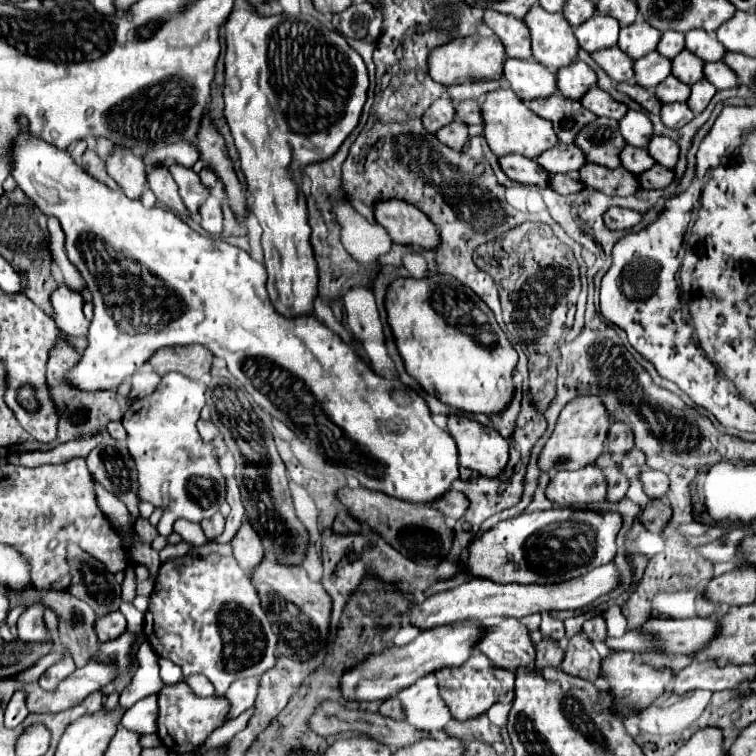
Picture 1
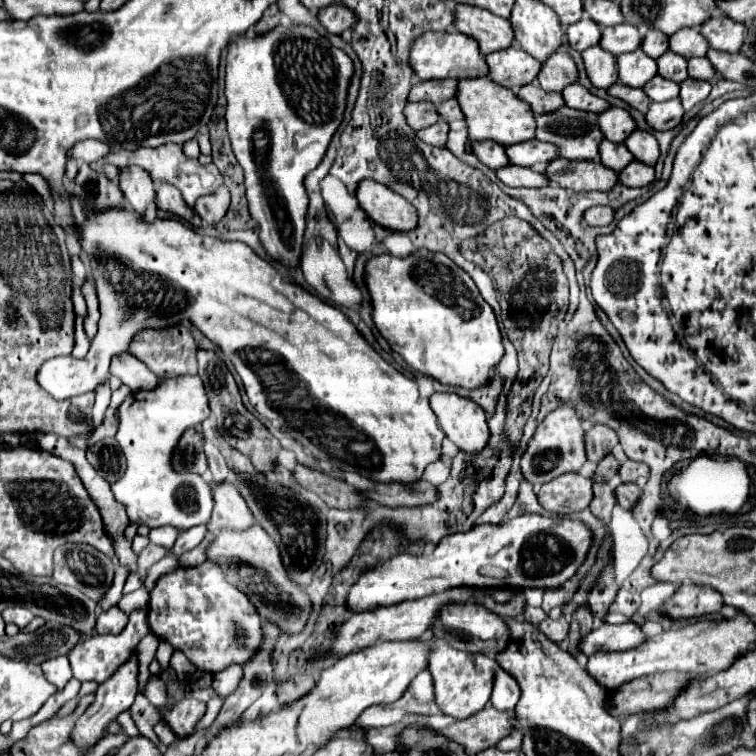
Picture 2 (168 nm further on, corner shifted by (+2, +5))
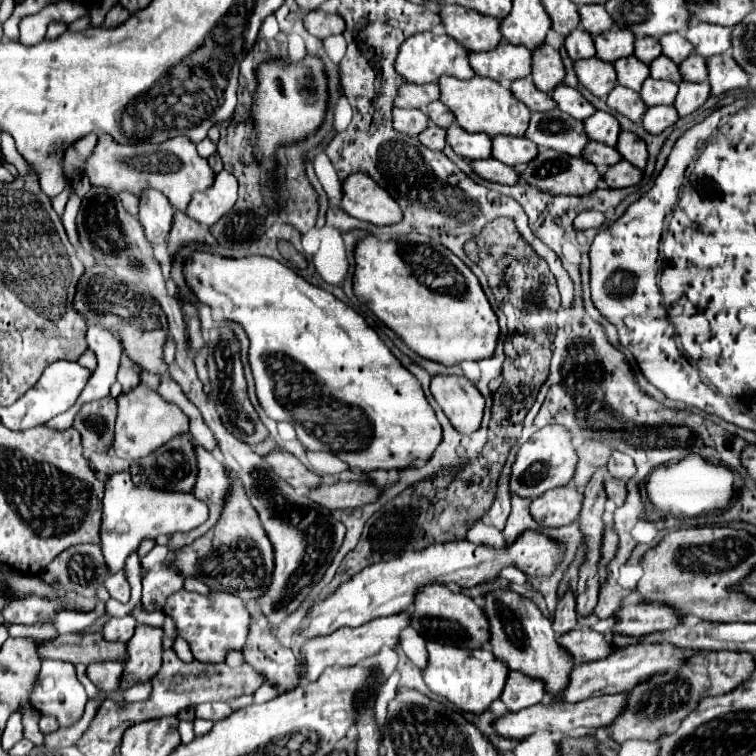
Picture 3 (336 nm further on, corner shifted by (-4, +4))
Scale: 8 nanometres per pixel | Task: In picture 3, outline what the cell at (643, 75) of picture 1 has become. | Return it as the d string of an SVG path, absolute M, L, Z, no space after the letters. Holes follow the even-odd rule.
M626 56L614 62L616 74L618 74L618 84L630 88L630 90L640 90L642 82L650 76L650 70L644 62L640 62L636 56Z

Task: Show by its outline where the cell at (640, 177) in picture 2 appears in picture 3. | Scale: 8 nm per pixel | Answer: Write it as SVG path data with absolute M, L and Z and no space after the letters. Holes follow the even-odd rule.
M618 162L616 166L608 166L606 172L602 174L602 180L610 188L628 188L634 186L642 180L642 170L630 166L630 162Z

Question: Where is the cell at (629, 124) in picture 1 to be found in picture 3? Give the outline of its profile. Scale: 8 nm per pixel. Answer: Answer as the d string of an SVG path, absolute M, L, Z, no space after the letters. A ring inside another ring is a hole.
M596 112L590 118L586 118L582 124L584 124L586 136L590 140L596 140L596 142L602 142L602 144L608 144L608 146L616 144L618 134L620 134L620 124L612 114Z

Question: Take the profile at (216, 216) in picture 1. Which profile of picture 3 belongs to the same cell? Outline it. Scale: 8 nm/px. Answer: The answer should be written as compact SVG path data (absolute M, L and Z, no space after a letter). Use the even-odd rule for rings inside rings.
M222 170L220 174L216 174L214 186L210 186L210 190L194 194L190 206L186 208L186 214L196 222L200 222L202 226L212 226L232 210L236 202L236 192L238 192L236 178L230 172Z

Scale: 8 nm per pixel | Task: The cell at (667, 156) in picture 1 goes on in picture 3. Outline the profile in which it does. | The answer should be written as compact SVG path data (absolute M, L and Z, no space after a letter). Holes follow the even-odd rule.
M620 132L618 136L618 142L614 146L618 150L618 154L630 162L632 166L636 168L644 168L646 166L646 158L648 158L648 152L646 152L646 144L632 132Z

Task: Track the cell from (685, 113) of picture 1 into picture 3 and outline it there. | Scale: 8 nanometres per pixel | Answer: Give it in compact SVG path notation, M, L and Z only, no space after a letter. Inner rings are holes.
M652 106L642 116L642 126L650 134L660 134L668 126L674 126L676 120L678 120L678 114L674 106Z

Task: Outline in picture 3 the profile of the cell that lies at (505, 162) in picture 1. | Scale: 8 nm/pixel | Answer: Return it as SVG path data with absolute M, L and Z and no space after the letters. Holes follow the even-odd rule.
M454 124L446 128L446 140L452 146L452 150L466 160L480 160L492 156L492 140L486 134L470 134Z

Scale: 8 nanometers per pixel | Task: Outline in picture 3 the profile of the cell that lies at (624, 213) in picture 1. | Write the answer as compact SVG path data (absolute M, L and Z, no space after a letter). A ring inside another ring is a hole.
M586 210L586 212L580 212L580 214L574 218L572 224L574 224L576 230L588 230L588 228L598 228L602 222L604 222L604 214L602 214L602 212Z

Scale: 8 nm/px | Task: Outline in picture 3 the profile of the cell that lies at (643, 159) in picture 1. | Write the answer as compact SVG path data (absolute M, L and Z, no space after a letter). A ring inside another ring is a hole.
M588 142L586 144L586 150L582 150L580 158L586 158L588 162L592 162L596 168L604 170L604 166L612 166L616 162L620 162L622 158L618 156L616 148L612 146L606 146L602 142Z

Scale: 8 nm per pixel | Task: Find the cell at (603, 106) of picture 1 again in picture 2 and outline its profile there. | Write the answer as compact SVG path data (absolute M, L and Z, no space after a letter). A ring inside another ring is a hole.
M572 83L568 85L568 89L562 91L562 97L566 101L568 107L572 109L582 109L582 111L590 111L590 113L602 113L604 109L610 107L608 101L592 95L584 85L580 83Z

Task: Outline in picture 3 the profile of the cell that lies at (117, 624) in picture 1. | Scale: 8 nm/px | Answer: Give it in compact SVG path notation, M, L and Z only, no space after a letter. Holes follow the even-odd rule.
M132 616L124 618L110 618L104 626L104 638L108 642L128 642L134 636L136 630L136 620Z

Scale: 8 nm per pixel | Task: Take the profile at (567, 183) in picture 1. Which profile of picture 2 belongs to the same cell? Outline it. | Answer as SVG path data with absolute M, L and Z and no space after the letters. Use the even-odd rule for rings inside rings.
M508 165L504 169L498 169L498 179L506 183L508 187L544 187L550 185L548 177L544 177L544 167L516 167Z

